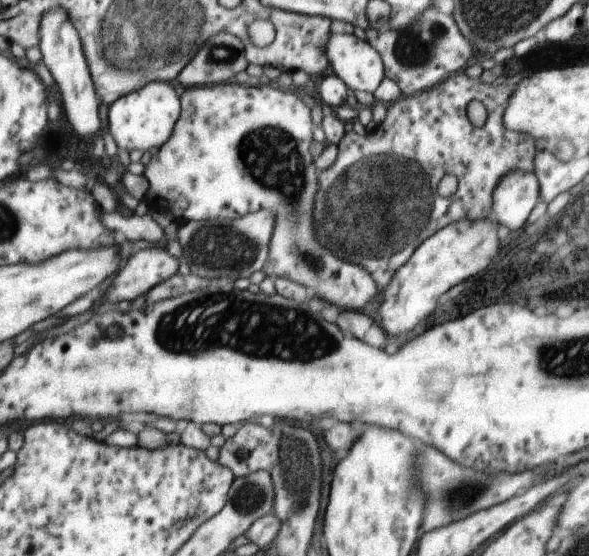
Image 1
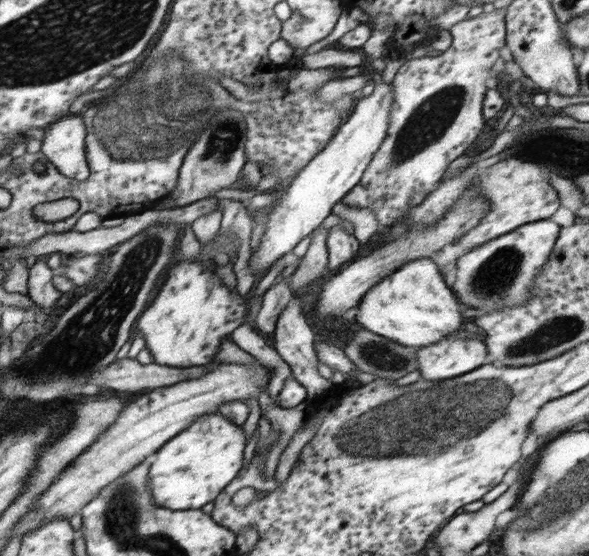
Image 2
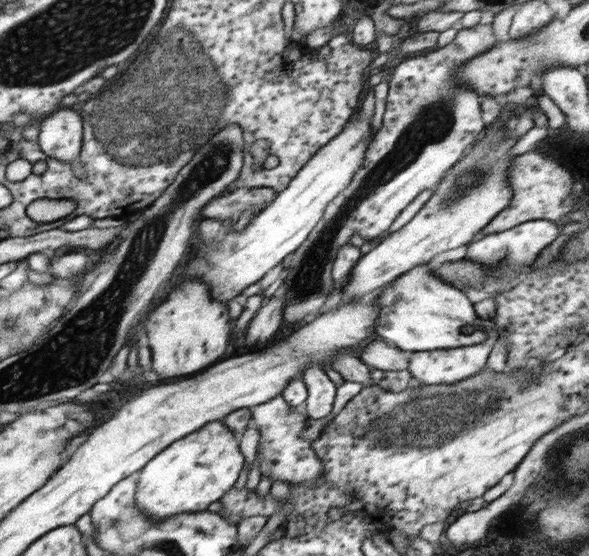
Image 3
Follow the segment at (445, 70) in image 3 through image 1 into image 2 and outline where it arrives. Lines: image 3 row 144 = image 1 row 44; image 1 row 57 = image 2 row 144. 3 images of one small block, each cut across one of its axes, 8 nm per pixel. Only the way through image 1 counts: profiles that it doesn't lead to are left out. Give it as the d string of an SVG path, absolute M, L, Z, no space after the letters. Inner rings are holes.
M487 12L487 14L480 14L480 16L469 18L469 20L463 20L457 22L449 28L451 35L450 46L445 50L441 51L441 54L437 56L425 56L425 58L410 58L407 57L406 61L399 66L397 73L393 78L390 86L393 86L393 94L397 94L397 106L393 106L393 126L389 126L389 138L385 138L385 146L381 146L381 150L377 149L377 158L373 158L373 166L369 166L369 170L365 171L365 178L361 178L361 186L357 186L357 190L353 190L353 194L345 193L340 198L339 203L343 206L355 206L355 208L369 208L373 212L374 218L376 219L377 225L390 226L393 220L397 216L403 216L403 212L409 208L409 198L415 194L415 192L425 192L425 195L431 190L435 189L437 182L443 179L443 174L449 166L449 162L453 162L457 156L461 156L467 146L471 142L475 142L475 138L481 134L485 122L481 118L481 100L483 100L485 93L485 82L489 78L489 68L491 64L499 58L499 50L503 46L503 20L501 20L501 12Z

